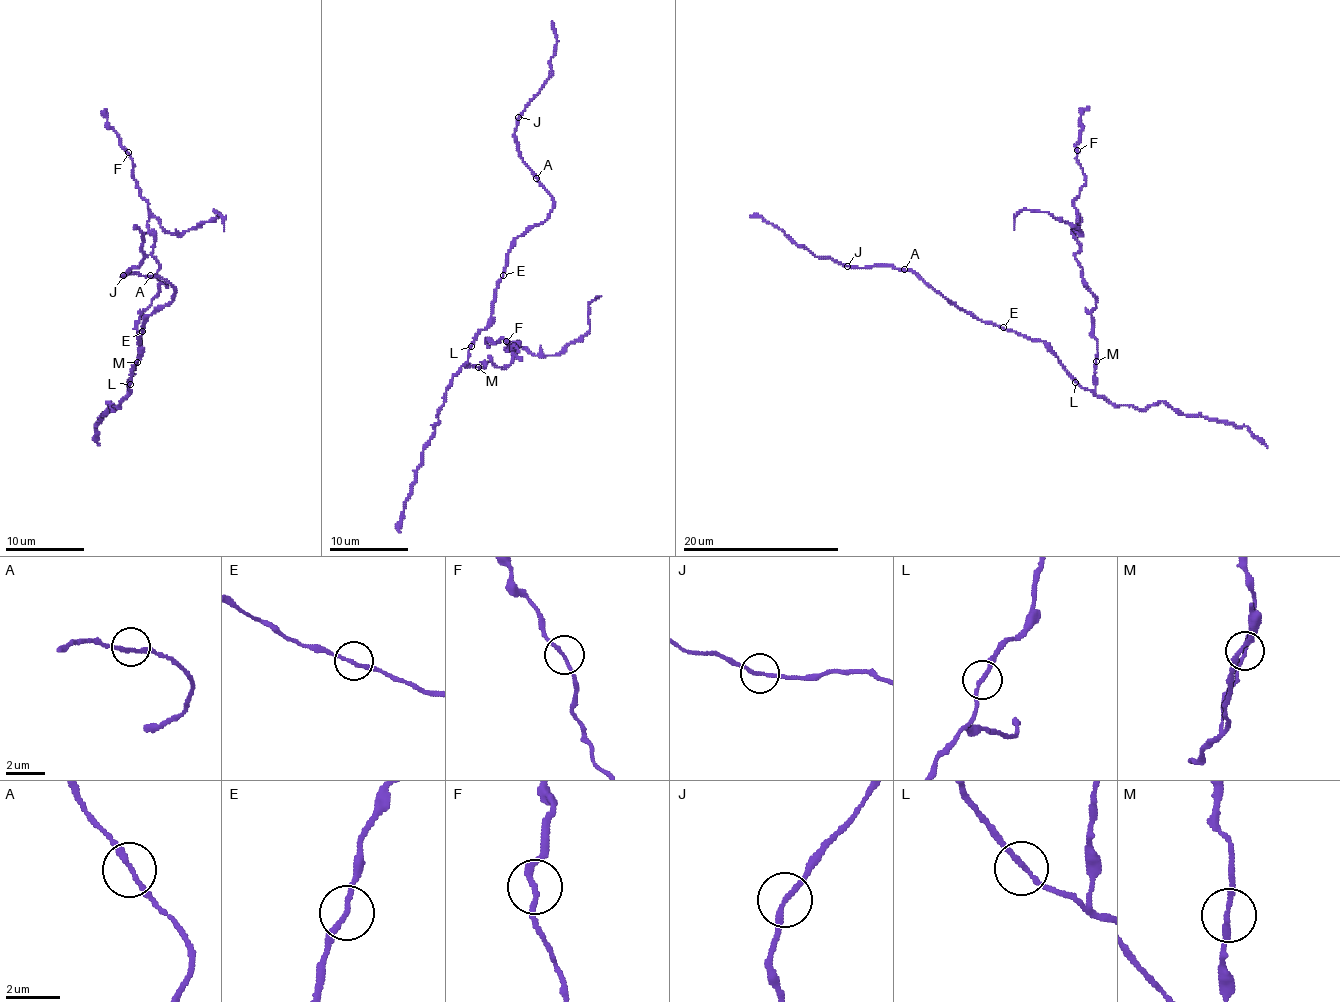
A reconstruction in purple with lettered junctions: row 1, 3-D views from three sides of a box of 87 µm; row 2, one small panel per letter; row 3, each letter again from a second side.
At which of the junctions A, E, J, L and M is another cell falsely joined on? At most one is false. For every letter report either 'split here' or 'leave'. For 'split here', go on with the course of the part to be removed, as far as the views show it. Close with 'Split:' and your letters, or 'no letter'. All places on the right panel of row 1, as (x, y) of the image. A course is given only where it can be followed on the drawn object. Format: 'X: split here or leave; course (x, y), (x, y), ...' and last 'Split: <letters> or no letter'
A: leave
E: leave
J: leave
L: leave
M: split here; course (1096, 361), (1095, 294), (1075, 257), (1080, 218), (1082, 232), (1049, 212), (1023, 210), (1014, 230)
Split: M

